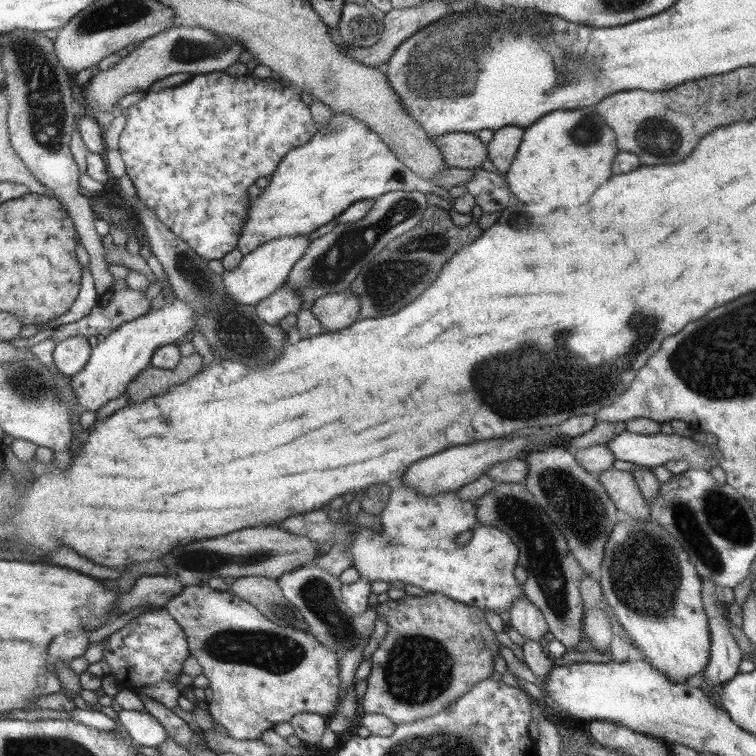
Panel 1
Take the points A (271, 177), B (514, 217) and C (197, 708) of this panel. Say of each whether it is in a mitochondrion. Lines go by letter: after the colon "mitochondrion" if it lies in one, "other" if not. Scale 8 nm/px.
A: other
B: other
C: other

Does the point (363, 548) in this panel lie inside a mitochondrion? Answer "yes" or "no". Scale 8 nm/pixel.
no

